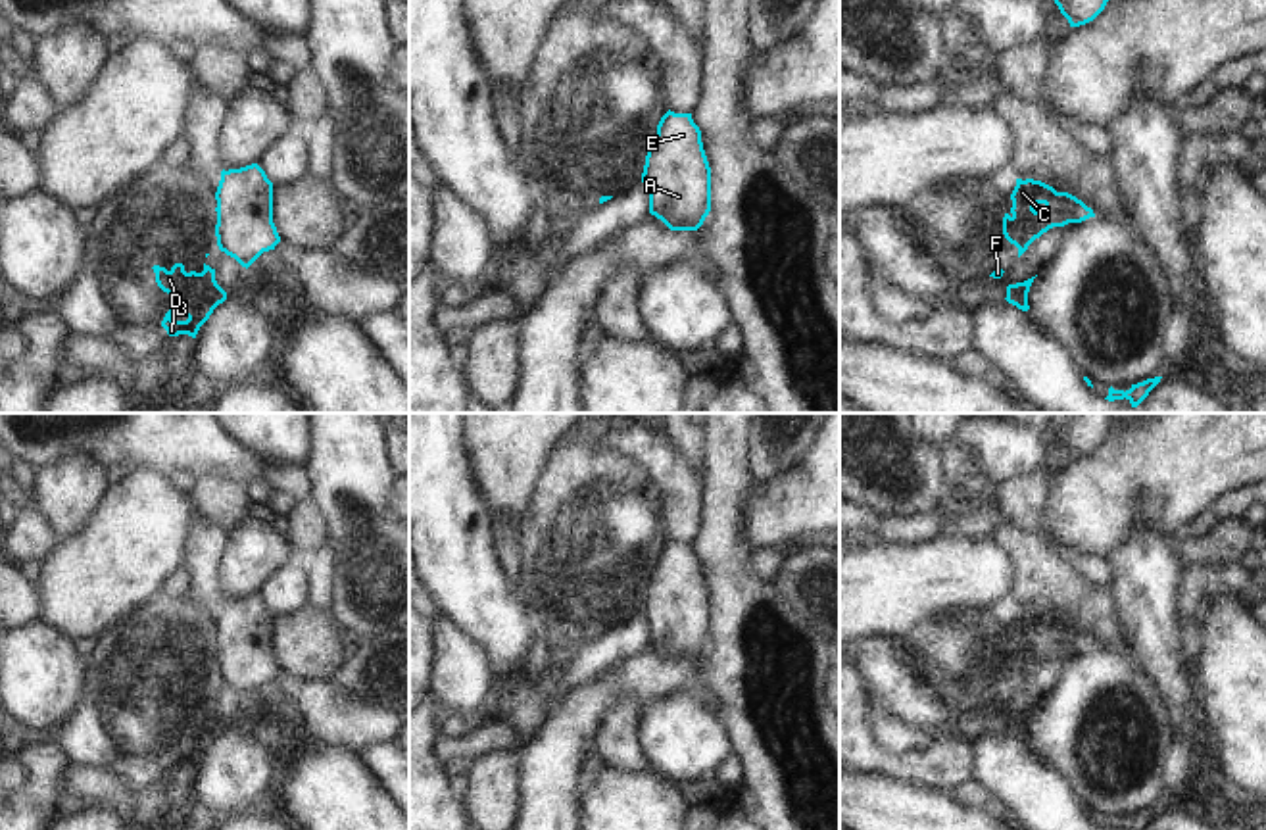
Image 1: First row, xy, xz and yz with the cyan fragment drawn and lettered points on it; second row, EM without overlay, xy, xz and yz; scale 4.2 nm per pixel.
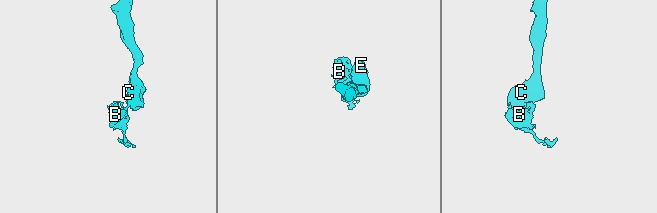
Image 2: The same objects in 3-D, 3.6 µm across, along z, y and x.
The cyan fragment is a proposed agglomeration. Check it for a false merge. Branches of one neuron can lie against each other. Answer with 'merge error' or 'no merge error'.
merge error

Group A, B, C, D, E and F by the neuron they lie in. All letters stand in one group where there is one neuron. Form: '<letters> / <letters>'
A C E / B D F

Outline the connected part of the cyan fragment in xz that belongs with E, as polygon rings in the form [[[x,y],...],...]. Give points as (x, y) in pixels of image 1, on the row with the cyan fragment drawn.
[[[667,111],[647,146],[649,213],[670,231],[697,231],[711,211],[711,167],[692,113]]]

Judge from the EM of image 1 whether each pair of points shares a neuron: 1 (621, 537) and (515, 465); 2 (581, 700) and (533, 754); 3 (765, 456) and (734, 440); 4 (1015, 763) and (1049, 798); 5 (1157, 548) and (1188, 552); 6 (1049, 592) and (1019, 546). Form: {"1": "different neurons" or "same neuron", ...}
{"1": "different neurons", "2": "same neuron", "3": "different neurons", "4": "same neuron", "5": "different neurons", "6": "same neuron"}

